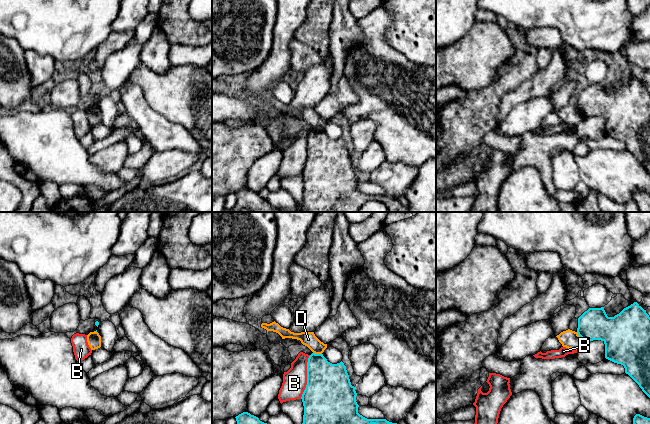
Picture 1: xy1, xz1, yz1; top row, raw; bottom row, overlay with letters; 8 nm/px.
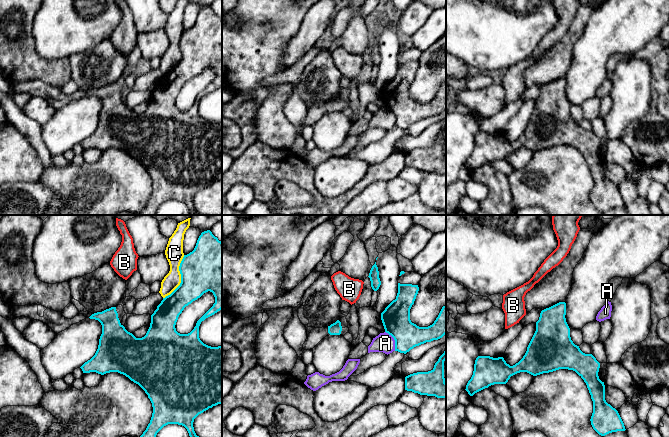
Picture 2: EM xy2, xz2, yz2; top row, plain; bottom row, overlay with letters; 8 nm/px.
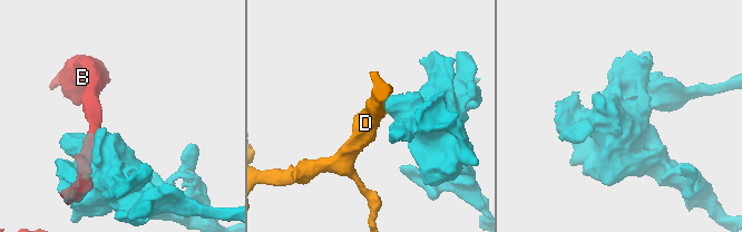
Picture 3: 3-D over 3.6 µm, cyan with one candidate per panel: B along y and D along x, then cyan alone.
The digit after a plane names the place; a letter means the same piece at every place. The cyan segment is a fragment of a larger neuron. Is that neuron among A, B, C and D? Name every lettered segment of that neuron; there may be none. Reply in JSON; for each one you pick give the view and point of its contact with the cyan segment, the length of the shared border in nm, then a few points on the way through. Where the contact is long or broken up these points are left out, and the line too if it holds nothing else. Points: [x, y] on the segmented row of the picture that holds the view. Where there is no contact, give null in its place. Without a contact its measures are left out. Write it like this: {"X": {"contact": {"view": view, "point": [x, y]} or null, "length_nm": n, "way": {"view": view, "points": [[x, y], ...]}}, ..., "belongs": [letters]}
{"belongs": []}

